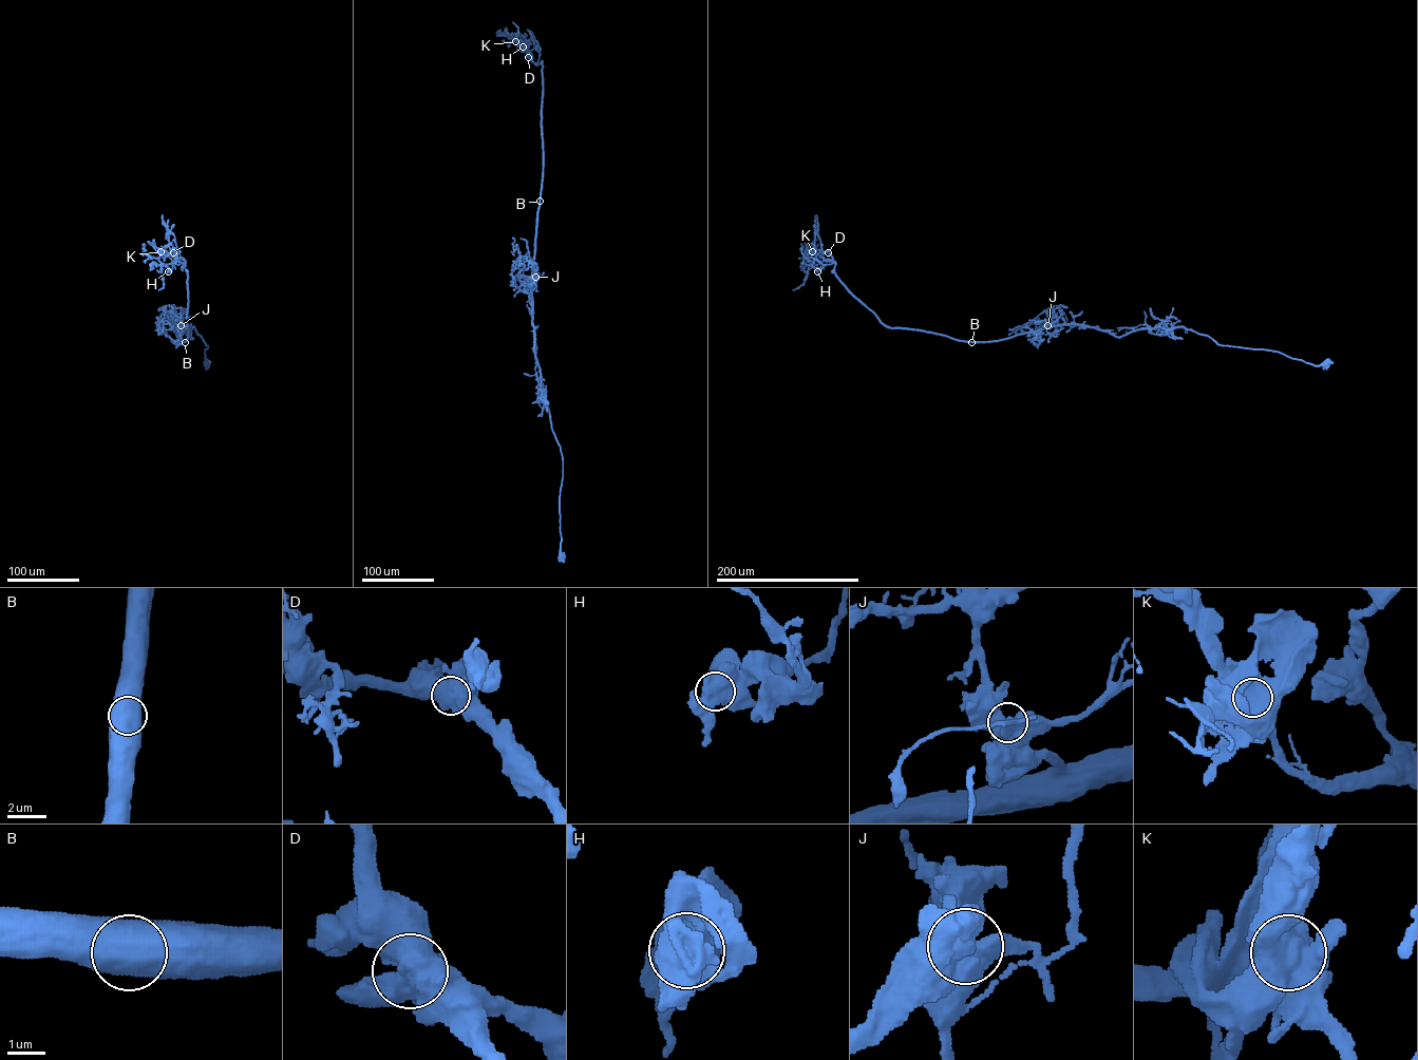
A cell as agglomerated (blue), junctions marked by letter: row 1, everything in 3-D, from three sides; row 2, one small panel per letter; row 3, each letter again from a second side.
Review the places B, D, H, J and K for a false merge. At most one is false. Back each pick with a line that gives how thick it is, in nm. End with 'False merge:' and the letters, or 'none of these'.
False merge: none of these

